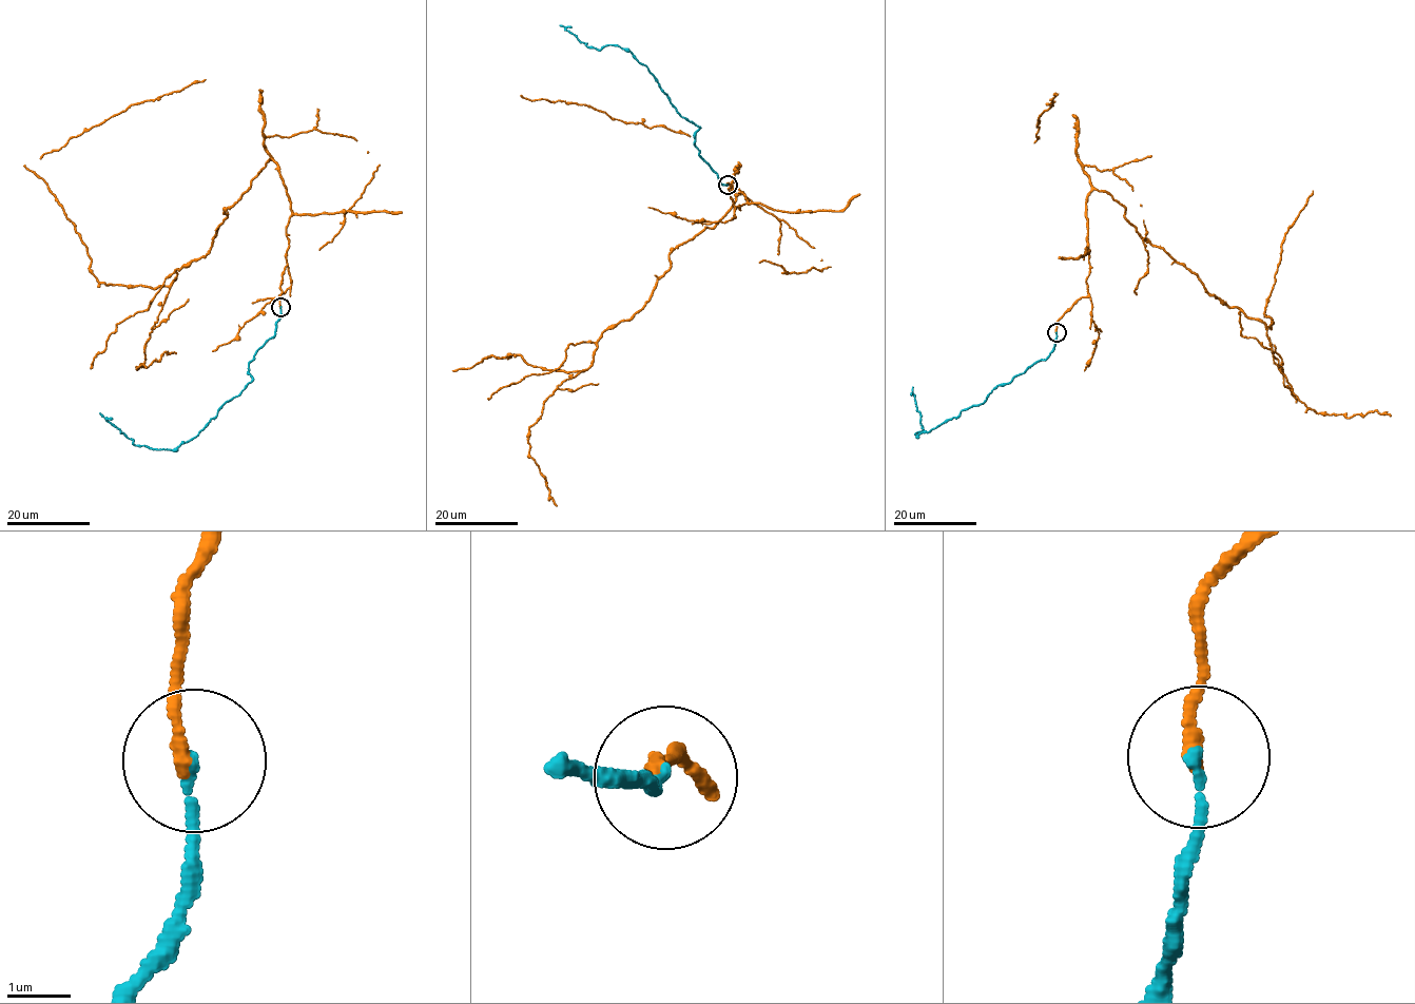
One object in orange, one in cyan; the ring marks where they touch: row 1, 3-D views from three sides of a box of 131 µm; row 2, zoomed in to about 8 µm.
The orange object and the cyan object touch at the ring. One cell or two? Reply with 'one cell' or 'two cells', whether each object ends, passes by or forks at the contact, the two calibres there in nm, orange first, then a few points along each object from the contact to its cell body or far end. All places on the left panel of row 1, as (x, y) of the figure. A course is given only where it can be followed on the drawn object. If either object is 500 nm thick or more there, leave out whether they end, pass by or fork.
one cell; orange ends there; cyan ends there; 220 nm thick on the orange side, 140 nm on the other; orange runs (280, 307), (291, 201), (273, 158), (224, 211), (210, 250), (151, 288), (100, 283), (75, 226), (23, 166); cyan runs (282, 306), (275, 334), (249, 364), (252, 381), (194, 438), (173, 449), (135, 445), (100, 412)

